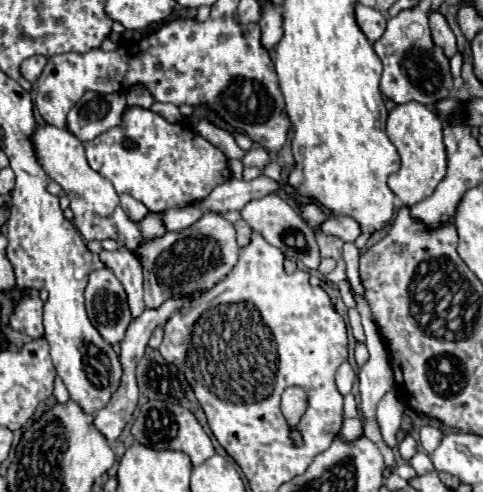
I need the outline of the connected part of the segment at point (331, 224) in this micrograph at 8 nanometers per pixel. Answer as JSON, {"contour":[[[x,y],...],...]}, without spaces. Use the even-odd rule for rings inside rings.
{"contour":[[[330,216],[330,220],[322,224],[322,230],[326,234],[334,234],[342,238],[344,242],[352,242],[360,236],[360,224],[350,216]]]}

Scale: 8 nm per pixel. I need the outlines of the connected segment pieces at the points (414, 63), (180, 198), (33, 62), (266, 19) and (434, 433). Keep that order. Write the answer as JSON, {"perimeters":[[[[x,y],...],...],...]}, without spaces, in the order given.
{"perimeters":[[[[420,2],[412,10],[402,10],[398,16],[388,20],[386,32],[374,44],[374,50],[384,64],[380,90],[396,104],[416,100],[428,108],[434,108],[440,100],[450,98],[452,92],[450,60],[444,54],[444,50],[440,50],[440,46],[432,42],[432,34],[428,28],[428,12],[430,6],[426,6],[424,2]]],[[[128,106],[122,114],[120,128],[124,136],[98,136],[84,144],[88,164],[110,180],[118,194],[134,196],[150,212],[194,204],[232,176],[224,152],[184,122],[172,124],[152,110]]],[[[32,56],[28,60],[22,62],[20,66],[20,74],[28,80],[28,82],[36,82],[42,74],[42,68],[46,66],[46,58],[44,56]]],[[[264,6],[262,8],[260,28],[262,28],[262,44],[270,50],[282,38],[282,16],[280,16],[280,10],[276,10],[272,6]]],[[[432,426],[420,428],[420,444],[428,454],[440,444],[440,440],[442,440],[442,432],[438,428],[432,428]]]]}

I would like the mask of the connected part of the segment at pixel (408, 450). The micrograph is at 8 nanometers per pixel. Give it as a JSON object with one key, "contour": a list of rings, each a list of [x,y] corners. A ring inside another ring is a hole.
{"contour":[[[404,436],[402,440],[400,440],[400,444],[398,444],[398,450],[400,450],[400,454],[402,454],[402,458],[408,462],[414,454],[416,454],[416,450],[418,450],[418,444],[416,444],[416,440],[412,438],[412,436]]]}

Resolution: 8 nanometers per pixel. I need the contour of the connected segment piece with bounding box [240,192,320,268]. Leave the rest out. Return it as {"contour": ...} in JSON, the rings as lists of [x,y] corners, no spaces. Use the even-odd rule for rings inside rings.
{"contour":[[[276,192],[266,194],[264,198],[256,198],[250,200],[242,210],[240,210],[242,218],[250,224],[250,228],[254,232],[258,232],[266,242],[270,242],[272,246],[280,248],[284,252],[286,258],[298,260],[302,262],[306,268],[318,268],[320,264],[320,254],[318,254],[318,246],[314,240],[312,230],[306,226],[306,222],[298,216],[298,212]]]}

